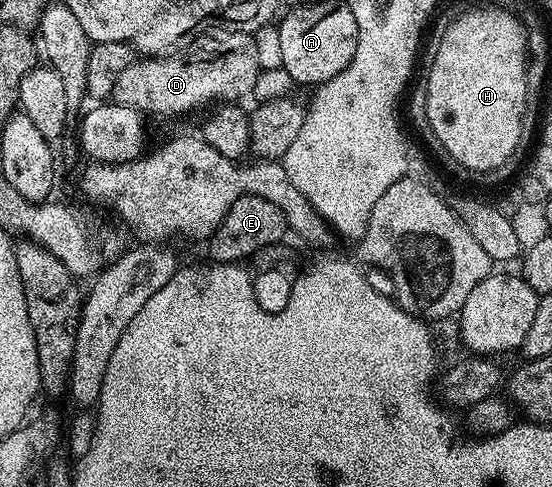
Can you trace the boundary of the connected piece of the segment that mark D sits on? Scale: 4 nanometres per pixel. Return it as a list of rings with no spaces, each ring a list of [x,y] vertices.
[[[245,31],[207,33],[181,55],[169,55],[163,59],[142,57],[130,63],[128,69],[114,78],[112,99],[147,116],[186,115],[205,103],[242,101],[257,85],[258,76],[260,70],[253,34]]]

